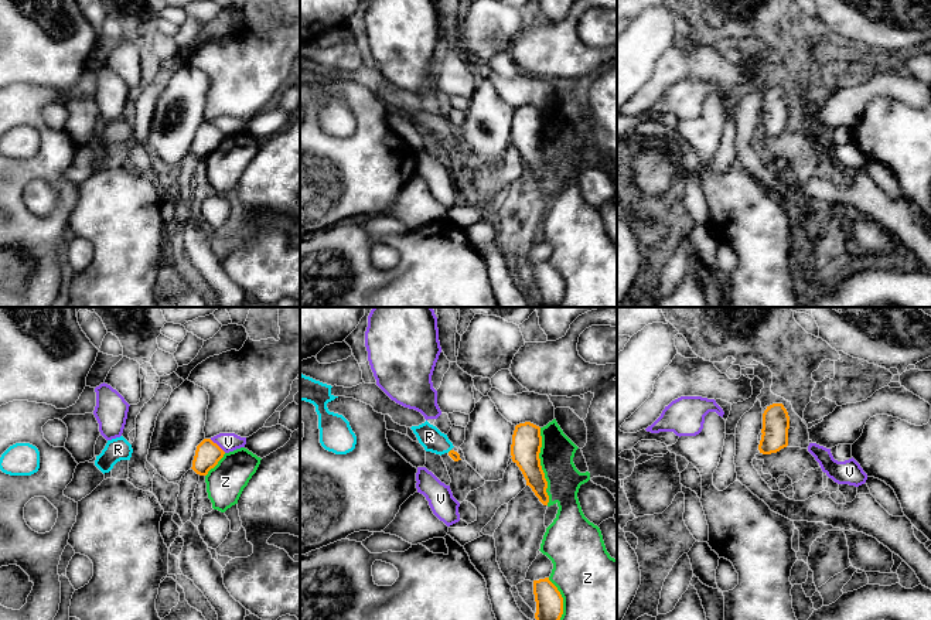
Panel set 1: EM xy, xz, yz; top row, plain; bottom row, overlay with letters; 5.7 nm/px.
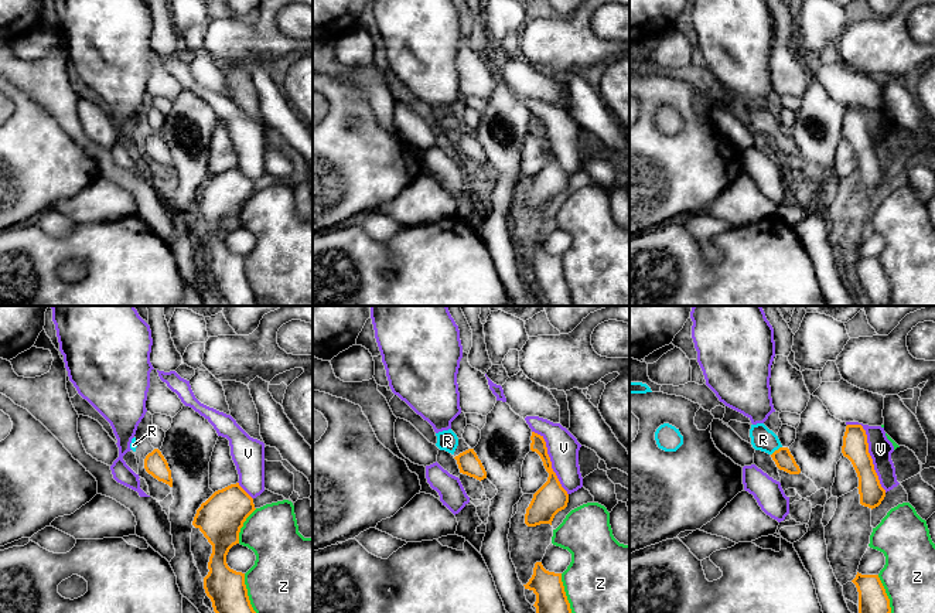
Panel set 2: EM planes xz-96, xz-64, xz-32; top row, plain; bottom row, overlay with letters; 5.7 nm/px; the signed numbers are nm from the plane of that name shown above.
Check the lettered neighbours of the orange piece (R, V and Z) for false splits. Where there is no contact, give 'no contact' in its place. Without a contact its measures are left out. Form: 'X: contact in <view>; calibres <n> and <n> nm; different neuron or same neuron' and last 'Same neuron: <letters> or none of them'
R: no contact; same neuron
V: contact in xy; calibres 140 and 110 nm; different neuron
Z: contact in xz; calibres 170 and 190 nm; different neuron
Same neuron: R

